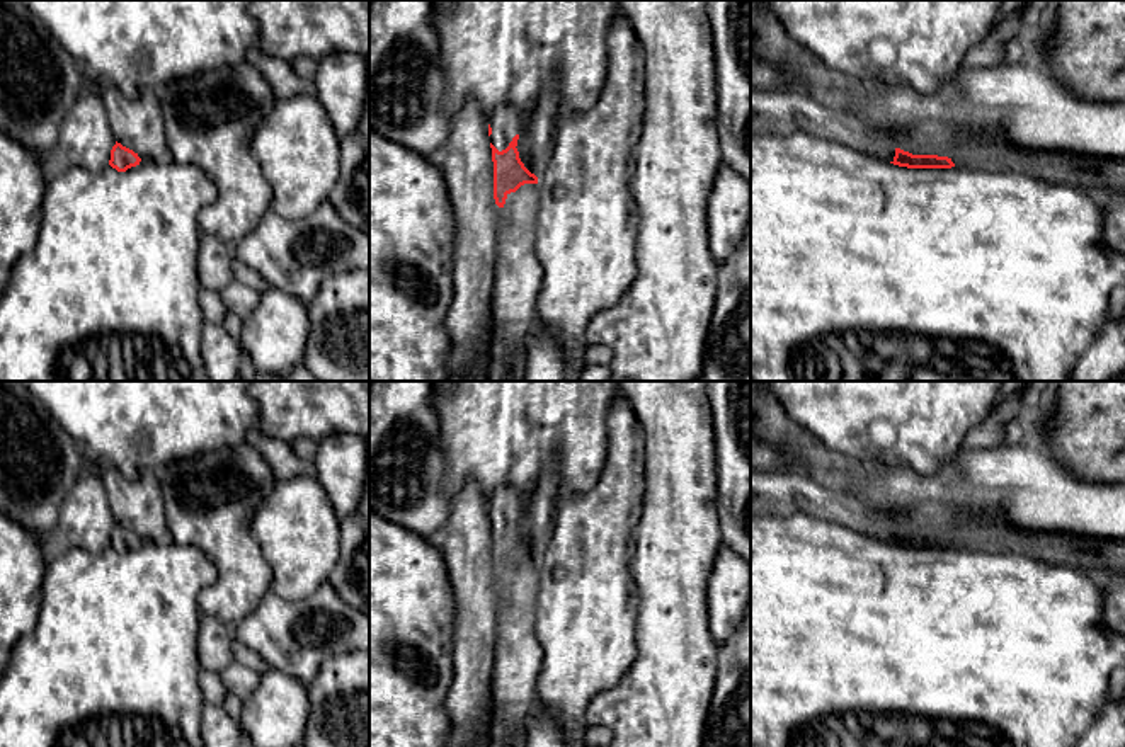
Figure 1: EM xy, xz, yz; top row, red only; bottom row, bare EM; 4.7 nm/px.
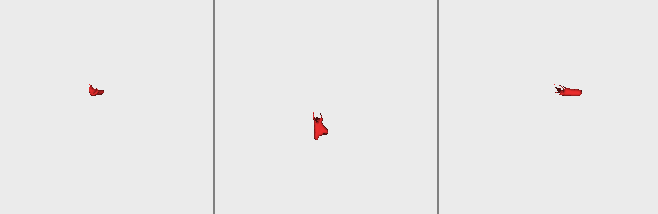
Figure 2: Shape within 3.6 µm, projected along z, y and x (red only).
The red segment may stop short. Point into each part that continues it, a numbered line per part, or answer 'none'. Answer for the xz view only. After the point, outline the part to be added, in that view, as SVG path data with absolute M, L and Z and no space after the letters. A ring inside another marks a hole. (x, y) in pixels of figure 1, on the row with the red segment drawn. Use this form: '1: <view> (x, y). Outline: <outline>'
1: xz (506, 123). Outline: M507 104L499 105L492 112L488 124L492 128L490 143L499 151L505 150L512 138L521 133L521 116Z
2: xz (518, 274). Outline: M524 184L511 192L509 220L497 245L490 301L490 320L497 325L507 357L528 347L538 322L536 298L543 265L534 255L536 213L536 184Z

